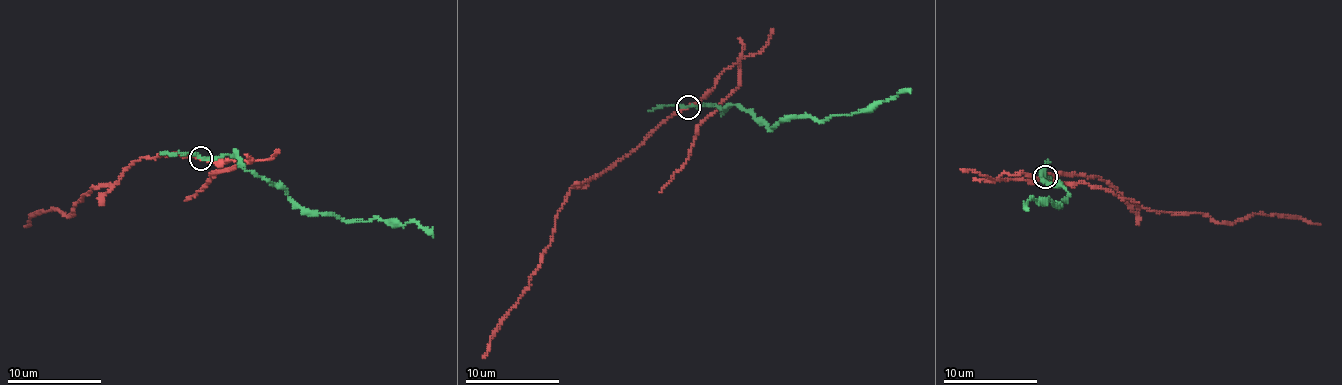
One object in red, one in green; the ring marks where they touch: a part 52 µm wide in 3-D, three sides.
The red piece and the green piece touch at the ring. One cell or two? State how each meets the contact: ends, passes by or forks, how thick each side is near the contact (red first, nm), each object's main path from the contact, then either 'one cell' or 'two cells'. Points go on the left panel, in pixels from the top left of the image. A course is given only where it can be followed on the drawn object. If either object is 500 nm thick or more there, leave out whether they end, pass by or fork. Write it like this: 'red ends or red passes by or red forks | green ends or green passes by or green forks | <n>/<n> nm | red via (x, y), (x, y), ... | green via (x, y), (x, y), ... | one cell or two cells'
red passes by | green passes by | 140/160 nm | red via (200, 158), (140, 157), (112, 185), (92, 187), (73, 216), (43, 210), (24, 227) | green via (200, 158), (233, 155), (247, 171), (277, 183), (306, 209), (342, 221), (417, 222), (433, 237) | two cells

